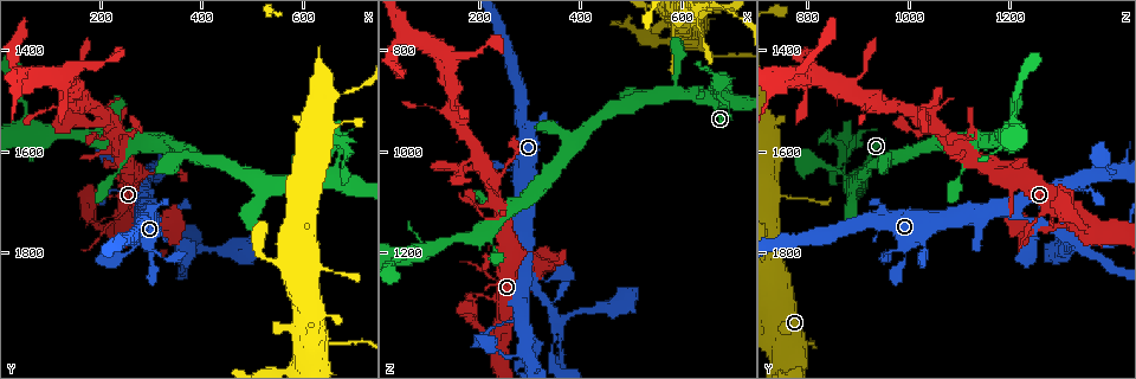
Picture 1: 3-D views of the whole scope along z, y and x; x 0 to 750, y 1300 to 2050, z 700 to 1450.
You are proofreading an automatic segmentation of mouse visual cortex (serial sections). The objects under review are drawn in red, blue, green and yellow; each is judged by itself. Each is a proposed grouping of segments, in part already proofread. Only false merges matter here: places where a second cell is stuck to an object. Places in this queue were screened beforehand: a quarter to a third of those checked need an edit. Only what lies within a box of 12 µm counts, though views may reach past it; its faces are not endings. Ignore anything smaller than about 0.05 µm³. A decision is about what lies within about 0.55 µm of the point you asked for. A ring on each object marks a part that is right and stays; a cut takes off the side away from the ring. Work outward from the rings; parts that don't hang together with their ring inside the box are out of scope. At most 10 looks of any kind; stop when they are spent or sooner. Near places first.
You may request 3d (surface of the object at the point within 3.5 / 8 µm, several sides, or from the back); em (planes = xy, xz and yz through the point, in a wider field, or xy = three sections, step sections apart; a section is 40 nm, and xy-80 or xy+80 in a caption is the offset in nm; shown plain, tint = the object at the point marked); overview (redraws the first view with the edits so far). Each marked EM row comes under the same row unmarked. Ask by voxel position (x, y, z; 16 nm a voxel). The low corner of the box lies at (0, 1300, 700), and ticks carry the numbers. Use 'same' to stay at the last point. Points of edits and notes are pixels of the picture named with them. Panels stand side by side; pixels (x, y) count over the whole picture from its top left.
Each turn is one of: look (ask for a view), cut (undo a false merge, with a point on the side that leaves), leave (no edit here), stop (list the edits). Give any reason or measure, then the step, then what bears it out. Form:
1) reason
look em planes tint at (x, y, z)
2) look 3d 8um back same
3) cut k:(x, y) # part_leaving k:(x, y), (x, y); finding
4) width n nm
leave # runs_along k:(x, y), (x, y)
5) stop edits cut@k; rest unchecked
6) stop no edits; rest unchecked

thin arm on a thick one
look 3d 3.5um at (230, 1585, 1100)

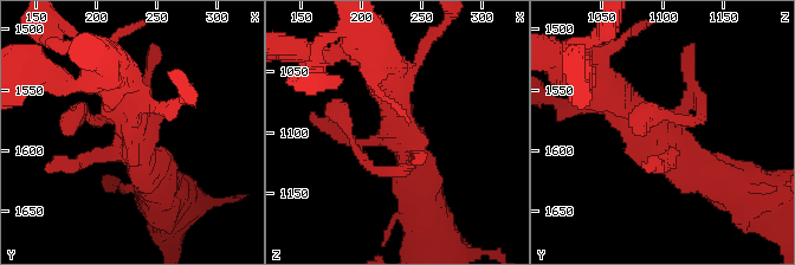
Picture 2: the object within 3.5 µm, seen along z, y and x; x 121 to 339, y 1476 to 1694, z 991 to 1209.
look em xy step 2 tint at (230, 1586, 1098)

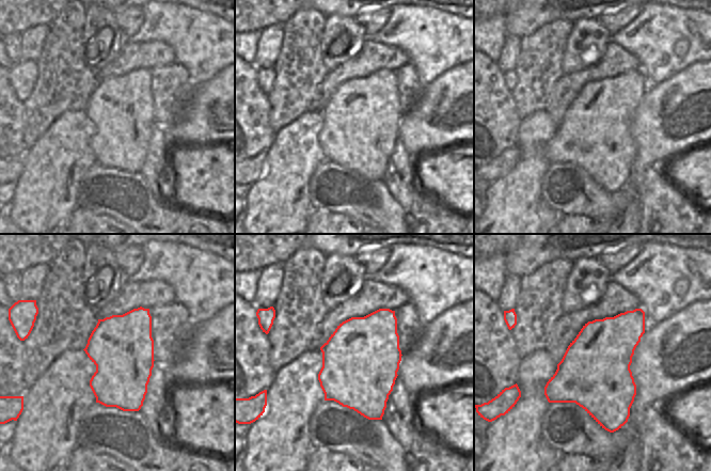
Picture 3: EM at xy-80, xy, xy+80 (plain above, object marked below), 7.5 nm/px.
cut it another way
look em xy step 1 tint same

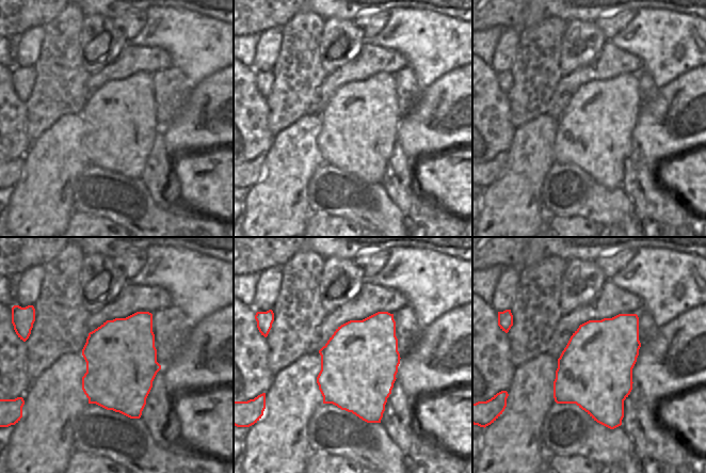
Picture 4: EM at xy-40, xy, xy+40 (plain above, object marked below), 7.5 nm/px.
width 600 nm
cut 2:(691, 64) # part_leaving 2:(687, 104), (654, 112); a second cell is stuck on

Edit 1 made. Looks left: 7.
see it whole again
look overview

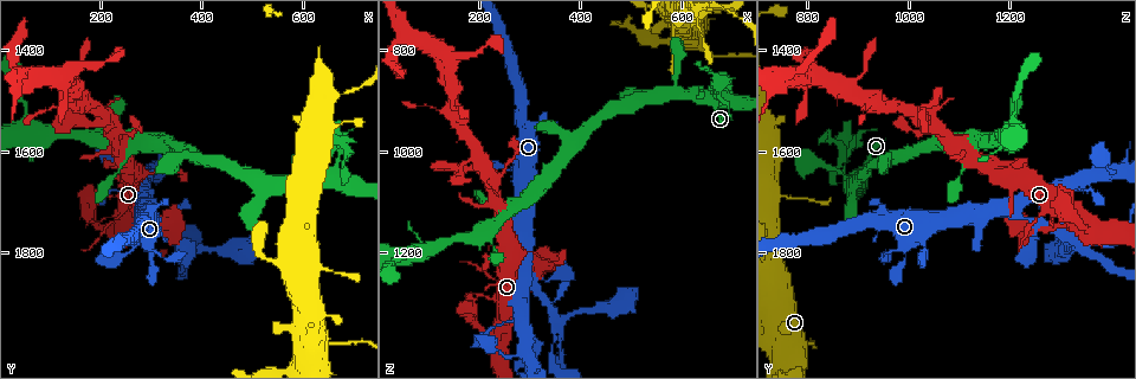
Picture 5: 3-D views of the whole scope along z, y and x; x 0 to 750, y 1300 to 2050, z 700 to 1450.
abrupt turn
look 3d 3.5um at (300, 1815, 995)

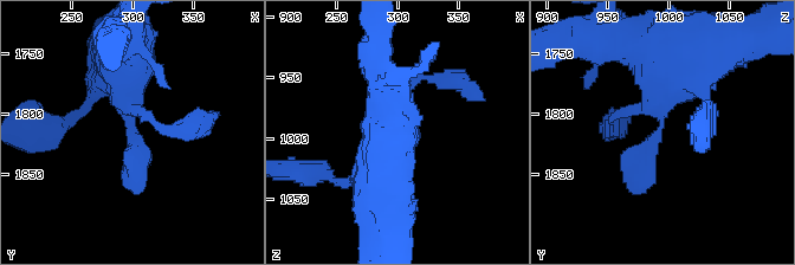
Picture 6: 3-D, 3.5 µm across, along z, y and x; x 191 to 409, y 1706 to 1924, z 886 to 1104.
look em xy step 5 tint at (300, 1814, 994)

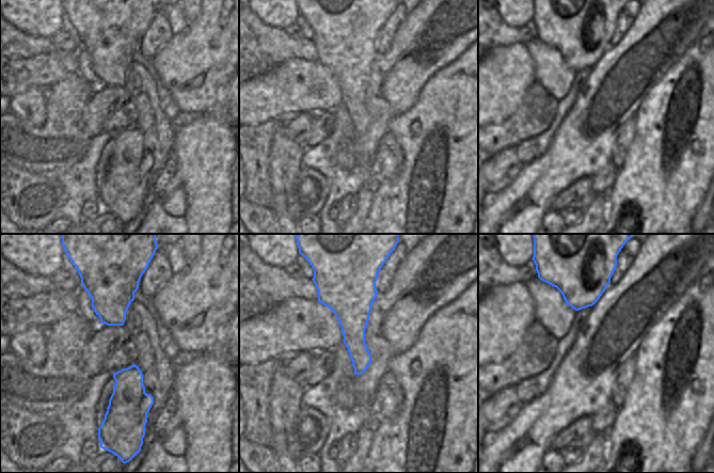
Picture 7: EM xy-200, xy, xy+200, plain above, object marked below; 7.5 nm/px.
leave # runs_along 6:(658, 51), (660, 128), (639, 156), (637, 189); continuous, no second cell

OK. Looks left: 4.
thick turns thin
look 3d 3.5um at (350, 1785, 1330)

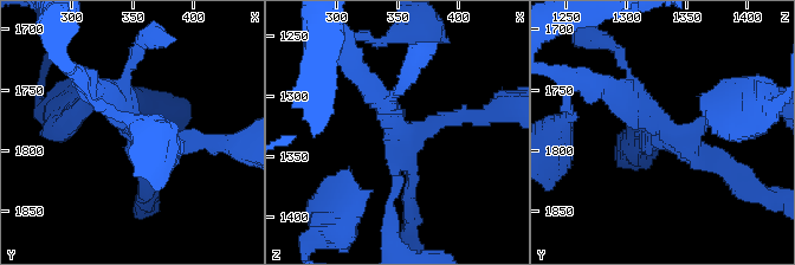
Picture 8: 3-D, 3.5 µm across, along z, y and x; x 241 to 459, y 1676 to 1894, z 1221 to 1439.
look em xy step 2 tint at (354, 1786, 1334)

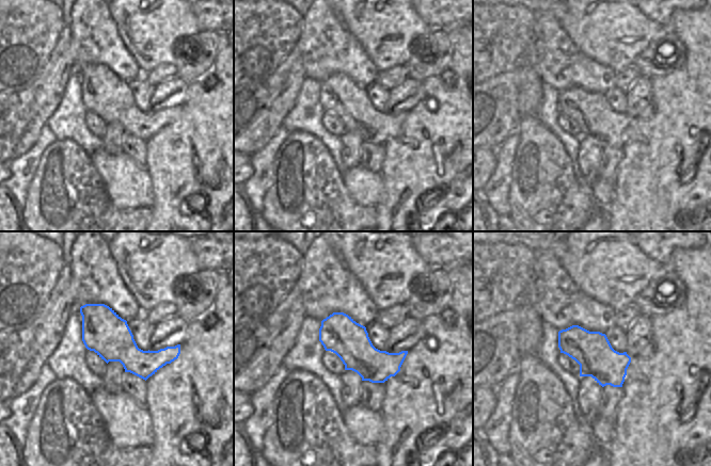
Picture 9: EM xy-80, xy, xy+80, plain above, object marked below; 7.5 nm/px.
arm_widths 150, 200, 250, 350 nm
leave # runs_along 8:(102, 91), (146, 139), (212, 142); continuous, no second cell

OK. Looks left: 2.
narrows sharply
look 3d 3.5um at (675, 1980, 815)

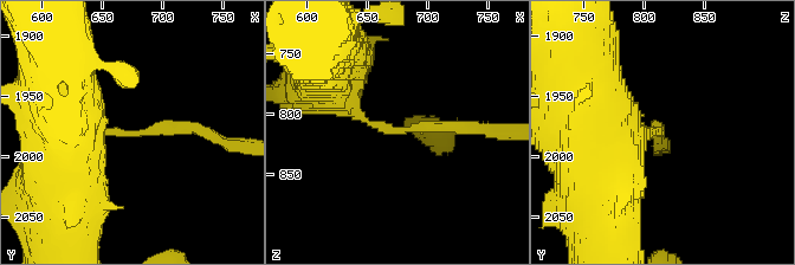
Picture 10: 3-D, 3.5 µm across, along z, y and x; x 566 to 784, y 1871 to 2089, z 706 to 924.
arm_widths 150, 350 nm; shape alone is not enough
look em xy step 5 tint at (676, 1984, 814)

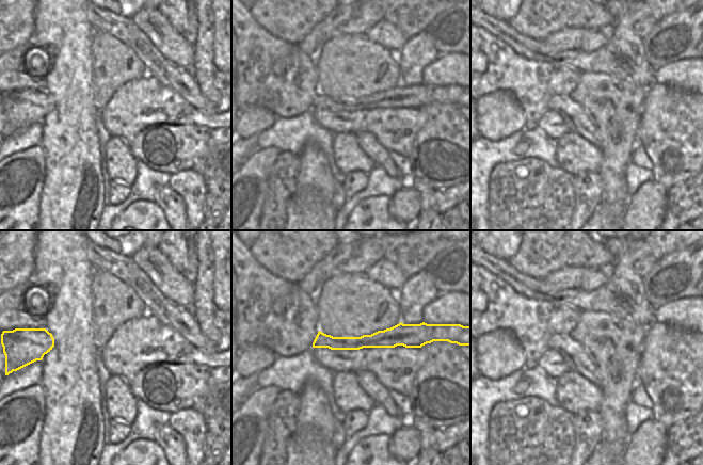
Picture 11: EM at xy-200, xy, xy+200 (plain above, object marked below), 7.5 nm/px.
cut 10:(181, 130) # part_leaving 10:(141, 135), (199, 128), (221, 146); two cells meet here

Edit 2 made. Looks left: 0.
stop edits cut@2, cut@10; rest unchecked

